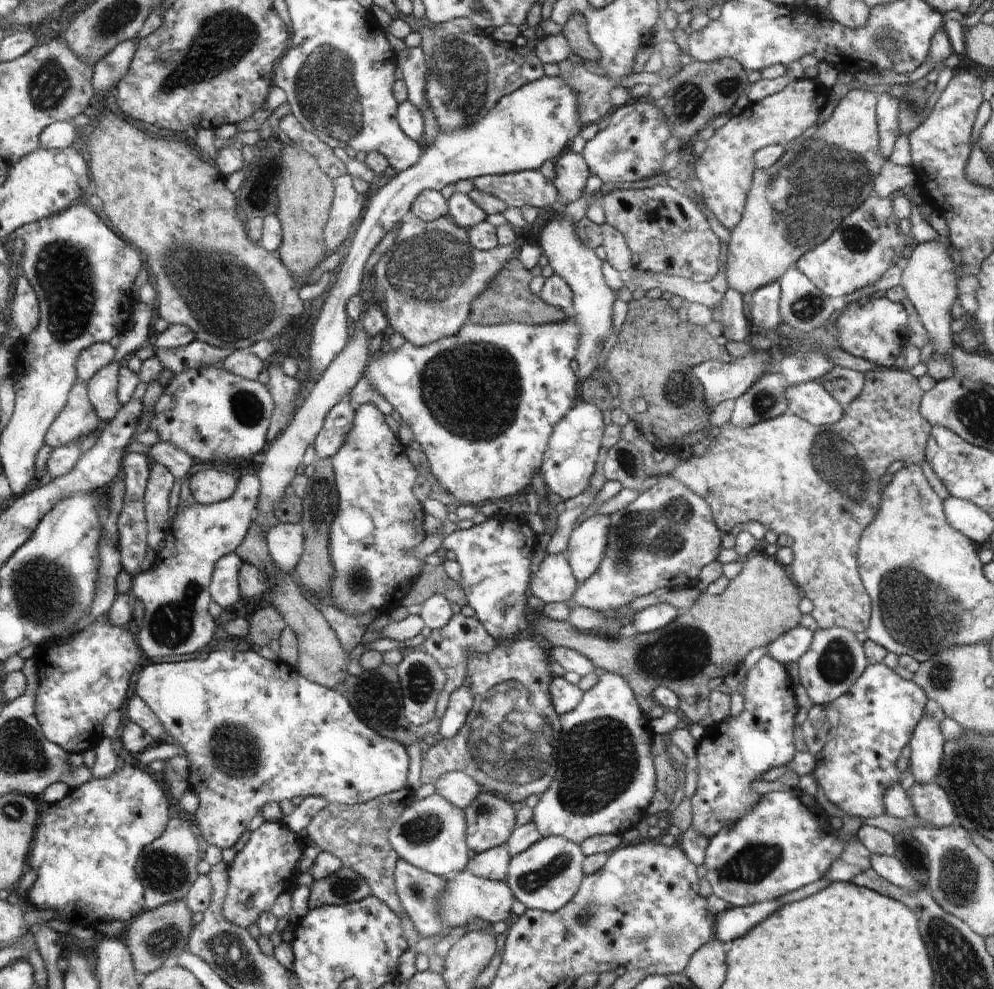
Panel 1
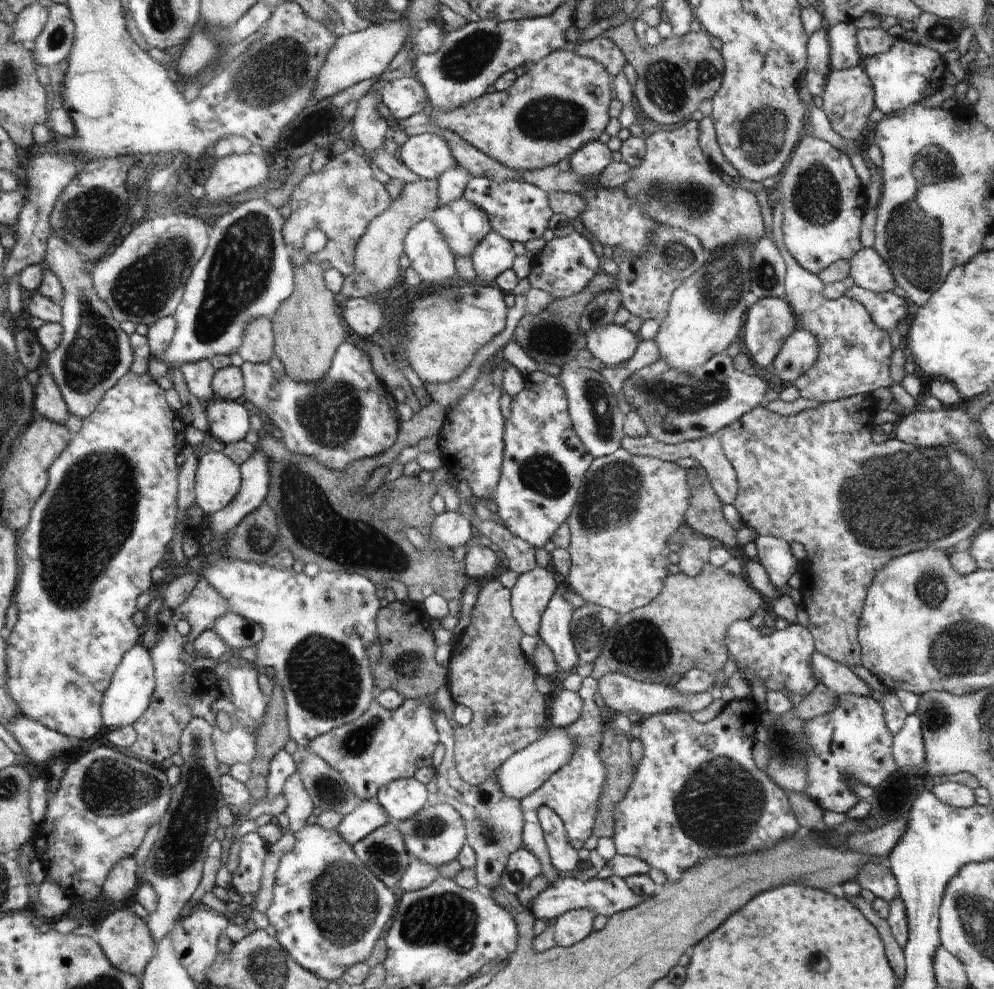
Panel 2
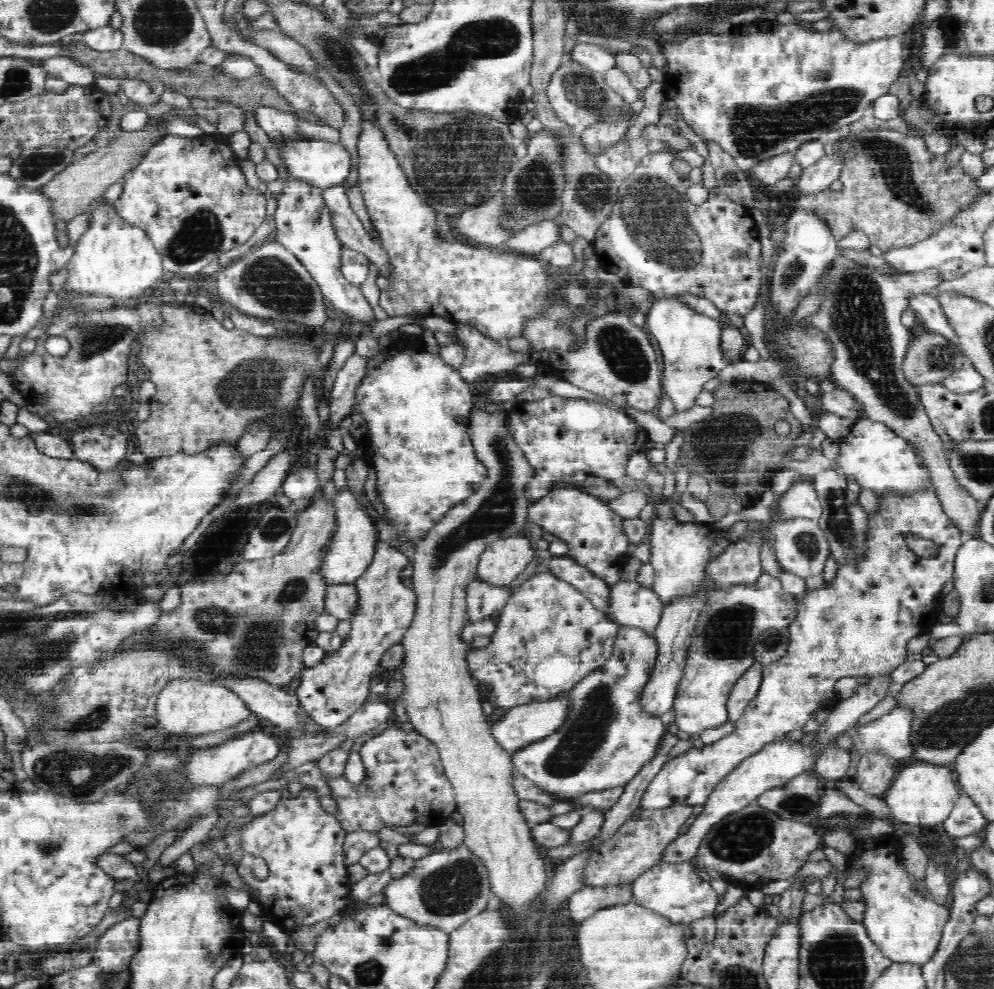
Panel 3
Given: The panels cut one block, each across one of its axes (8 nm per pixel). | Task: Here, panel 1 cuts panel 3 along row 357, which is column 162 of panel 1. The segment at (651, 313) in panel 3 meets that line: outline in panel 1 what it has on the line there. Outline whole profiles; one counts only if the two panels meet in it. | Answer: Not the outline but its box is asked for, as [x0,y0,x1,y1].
[137,650,408,848]

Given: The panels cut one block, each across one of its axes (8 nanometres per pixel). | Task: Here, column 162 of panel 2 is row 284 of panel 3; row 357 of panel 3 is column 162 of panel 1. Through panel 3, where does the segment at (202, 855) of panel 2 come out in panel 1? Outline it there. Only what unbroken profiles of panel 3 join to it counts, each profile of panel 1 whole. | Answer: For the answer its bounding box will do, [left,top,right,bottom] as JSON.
[138,817,202,910]

